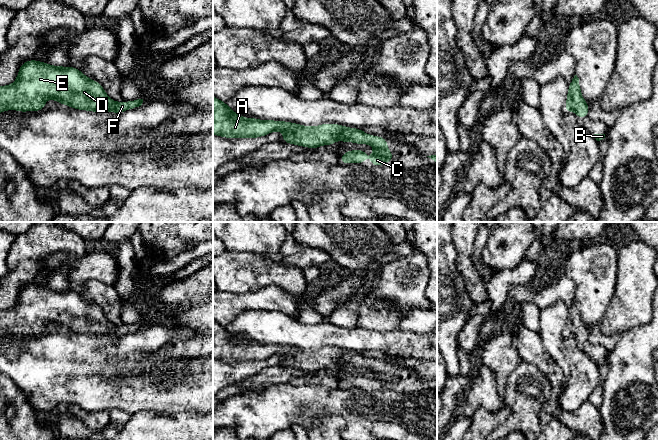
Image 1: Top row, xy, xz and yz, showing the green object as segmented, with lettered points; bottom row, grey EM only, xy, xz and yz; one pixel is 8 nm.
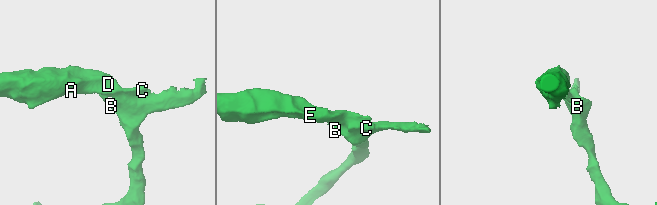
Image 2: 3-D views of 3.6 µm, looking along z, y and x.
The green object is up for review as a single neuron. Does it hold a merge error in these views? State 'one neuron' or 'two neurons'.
one neuron

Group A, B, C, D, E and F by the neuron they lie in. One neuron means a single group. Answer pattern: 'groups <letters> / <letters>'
groups A B C D E F

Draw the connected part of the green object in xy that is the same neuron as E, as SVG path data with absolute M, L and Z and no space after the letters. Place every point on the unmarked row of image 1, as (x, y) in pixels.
M28 284L20 290L14 307L0 310L0 337L6 334L40 335L44 333L48 322L78 334L117 338L135 333L143 327L143 323L114 326L99 306L89 303L79 293L72 290L57 291L41 285Z

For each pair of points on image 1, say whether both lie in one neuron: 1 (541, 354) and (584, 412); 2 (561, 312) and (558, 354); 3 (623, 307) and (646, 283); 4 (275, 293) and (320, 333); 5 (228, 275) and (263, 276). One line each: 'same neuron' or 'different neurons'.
1: same neuron
2: same neuron
3: same neuron
4: different neurons
5: same neuron

